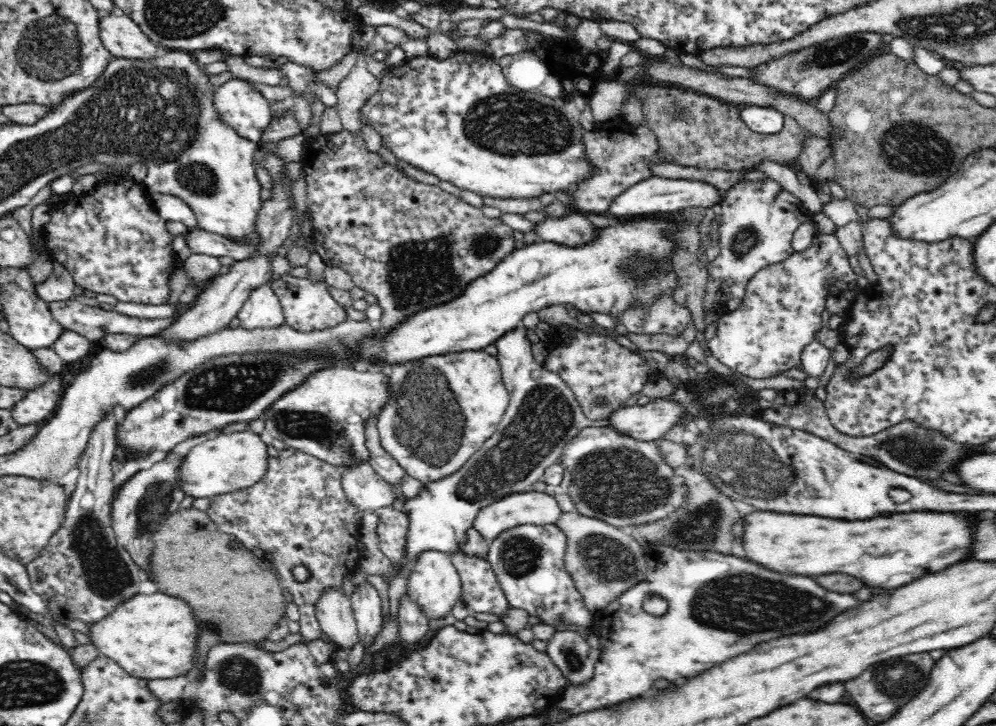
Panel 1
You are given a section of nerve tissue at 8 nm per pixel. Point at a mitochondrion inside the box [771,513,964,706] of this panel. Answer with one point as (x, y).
(894, 680)

